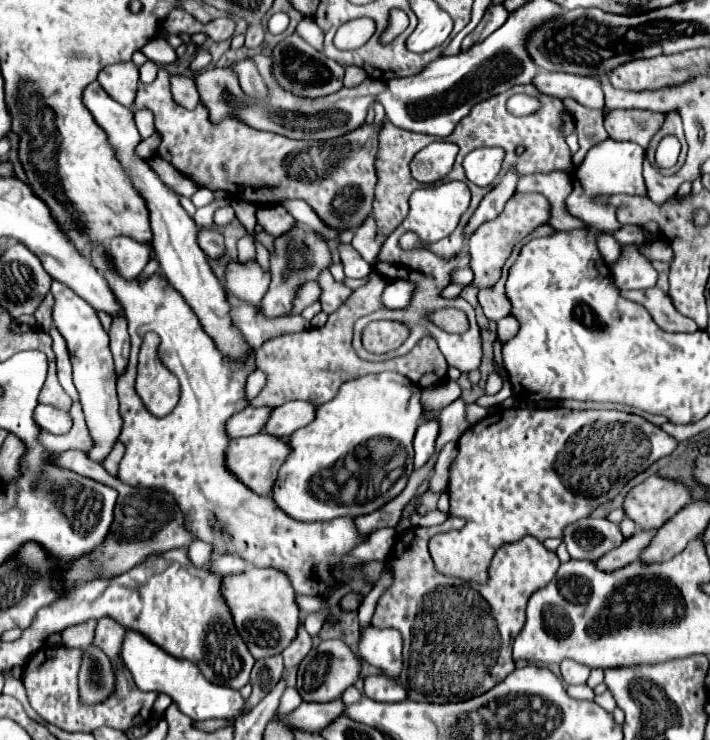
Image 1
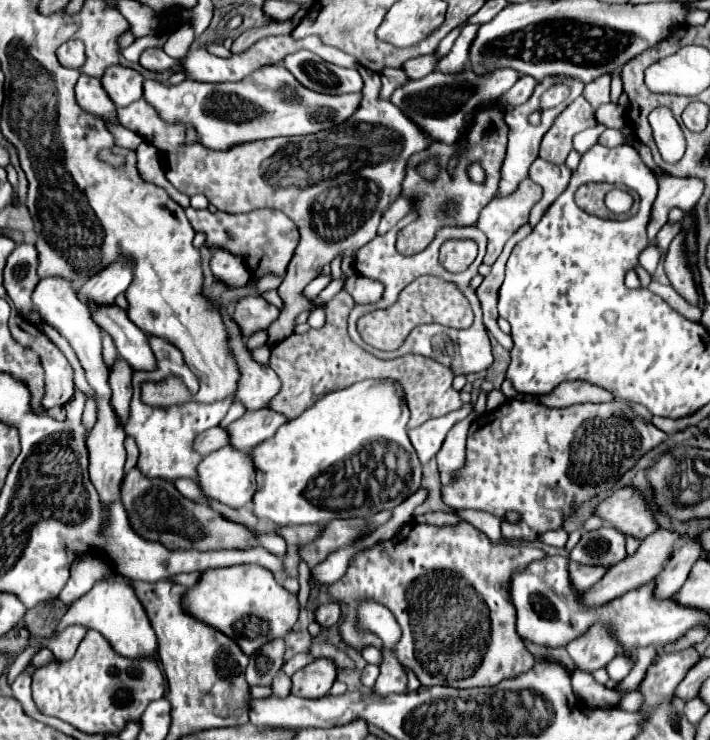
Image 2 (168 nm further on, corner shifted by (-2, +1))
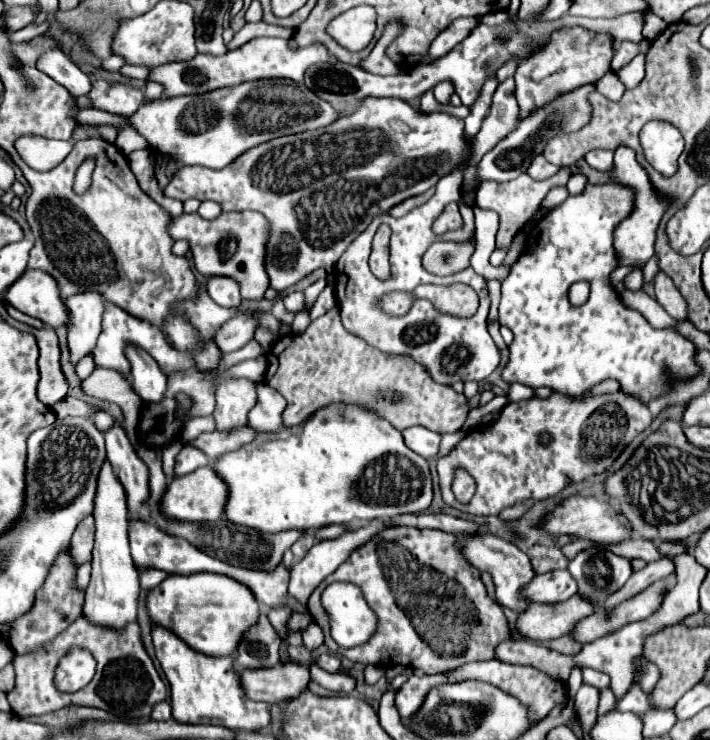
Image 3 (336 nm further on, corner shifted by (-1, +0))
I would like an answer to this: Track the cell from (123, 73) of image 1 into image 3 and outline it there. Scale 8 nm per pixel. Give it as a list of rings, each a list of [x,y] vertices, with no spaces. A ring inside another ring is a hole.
[[[105,80],[95,82],[87,98],[91,100],[93,108],[119,116],[131,116],[143,104],[143,92],[139,88],[127,84],[111,84]]]

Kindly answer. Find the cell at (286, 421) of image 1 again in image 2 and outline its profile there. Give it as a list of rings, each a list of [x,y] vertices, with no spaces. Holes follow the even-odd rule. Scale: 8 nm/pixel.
[[[258,409],[250,411],[226,429],[230,431],[230,445],[238,447],[240,451],[250,451],[252,447],[260,445],[264,439],[276,435],[276,431],[288,423],[288,419],[272,409]]]

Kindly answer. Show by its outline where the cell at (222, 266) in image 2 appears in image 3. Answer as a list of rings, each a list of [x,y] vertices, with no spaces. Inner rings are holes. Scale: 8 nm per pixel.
[[[209,278],[207,282],[207,290],[211,294],[211,298],[221,304],[221,306],[241,306],[241,296],[239,296],[239,288],[235,284],[235,280],[229,278]]]

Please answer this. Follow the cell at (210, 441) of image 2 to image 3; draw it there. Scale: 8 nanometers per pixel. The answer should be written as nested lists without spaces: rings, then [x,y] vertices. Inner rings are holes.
[[[185,444],[175,458],[175,476],[185,476],[201,466],[207,466],[207,464],[209,464],[209,460],[203,452],[197,452],[197,448],[189,448]]]

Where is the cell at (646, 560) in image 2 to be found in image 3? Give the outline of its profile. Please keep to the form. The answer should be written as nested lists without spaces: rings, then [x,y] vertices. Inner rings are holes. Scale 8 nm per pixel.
[[[573,596],[571,600],[561,604],[531,604],[517,616],[515,628],[517,634],[527,640],[545,642],[567,636],[569,624],[573,624],[577,616],[589,616],[589,612],[593,610],[593,604],[589,604],[581,596]]]

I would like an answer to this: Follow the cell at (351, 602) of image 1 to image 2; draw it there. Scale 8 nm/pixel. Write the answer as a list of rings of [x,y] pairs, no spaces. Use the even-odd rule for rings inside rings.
[[[328,603],[328,605],[318,605],[316,607],[316,621],[322,627],[330,627],[338,623],[340,619],[340,605],[338,603]]]

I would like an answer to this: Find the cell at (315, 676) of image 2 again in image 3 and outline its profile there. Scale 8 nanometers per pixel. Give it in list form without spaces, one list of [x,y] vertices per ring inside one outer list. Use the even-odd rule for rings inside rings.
[[[285,662],[271,668],[241,670],[239,680],[251,700],[283,704],[285,700],[299,696],[299,692],[307,688],[309,668],[295,662]]]

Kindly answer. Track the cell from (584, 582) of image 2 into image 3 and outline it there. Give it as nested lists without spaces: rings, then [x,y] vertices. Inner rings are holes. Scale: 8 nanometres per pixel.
[[[555,570],[535,576],[521,588],[521,598],[531,604],[557,604],[577,594],[577,584],[567,570]]]

